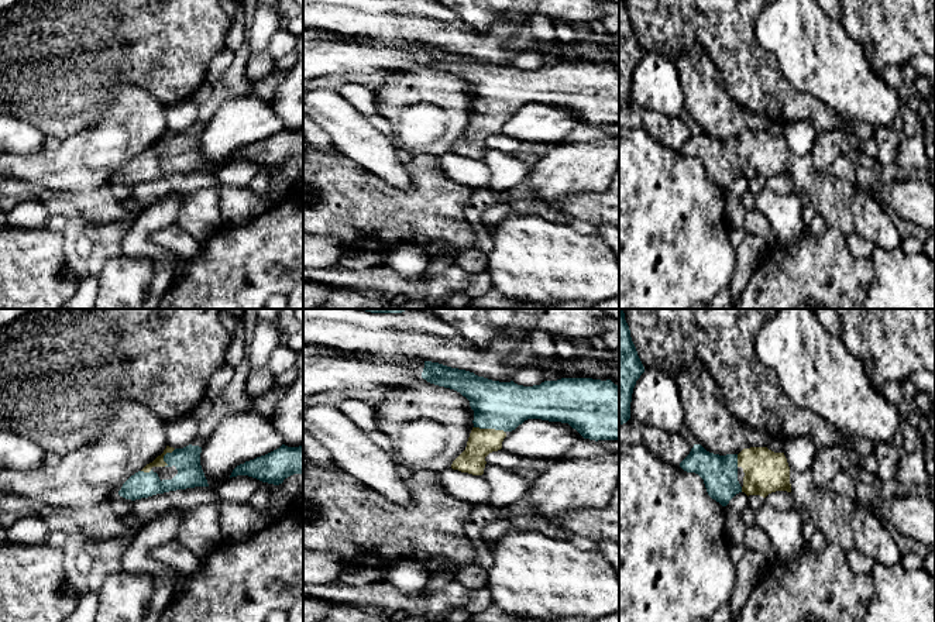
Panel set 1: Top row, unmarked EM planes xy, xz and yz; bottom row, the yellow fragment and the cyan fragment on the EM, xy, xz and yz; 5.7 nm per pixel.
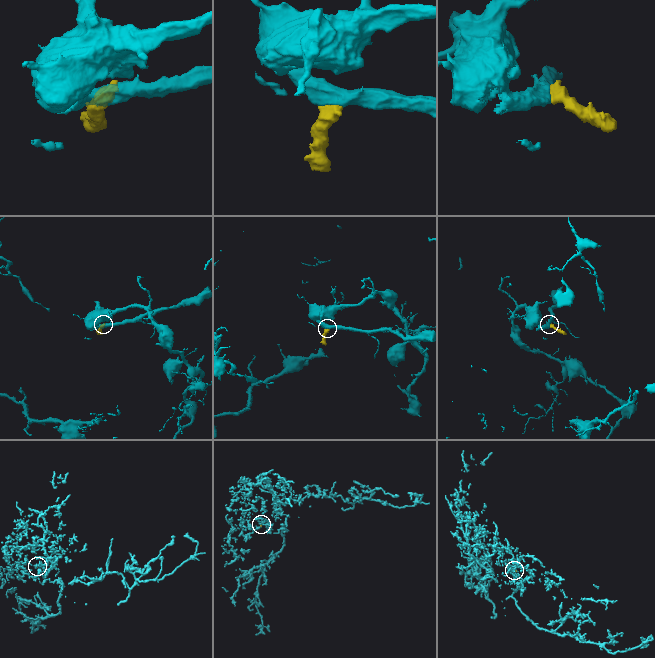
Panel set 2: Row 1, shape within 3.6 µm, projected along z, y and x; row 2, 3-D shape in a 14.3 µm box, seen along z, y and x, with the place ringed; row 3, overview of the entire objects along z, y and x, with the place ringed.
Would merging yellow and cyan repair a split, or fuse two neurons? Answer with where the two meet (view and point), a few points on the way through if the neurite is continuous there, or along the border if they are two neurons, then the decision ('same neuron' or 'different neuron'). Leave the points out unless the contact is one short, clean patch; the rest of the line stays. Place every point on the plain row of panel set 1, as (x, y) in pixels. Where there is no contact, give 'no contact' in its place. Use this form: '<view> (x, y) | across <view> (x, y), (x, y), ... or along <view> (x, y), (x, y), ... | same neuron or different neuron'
xz (490, 113) | across xz (481, 126), (490, 113), (497, 89) | same neuron

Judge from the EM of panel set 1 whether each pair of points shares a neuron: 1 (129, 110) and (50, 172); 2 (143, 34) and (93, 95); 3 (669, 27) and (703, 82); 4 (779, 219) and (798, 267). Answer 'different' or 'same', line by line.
1: same
2: same
3: different
4: different

